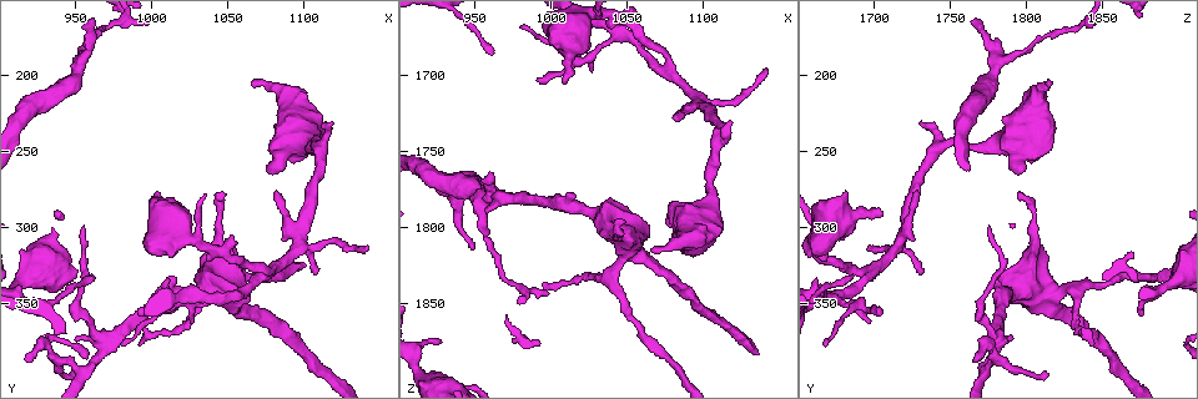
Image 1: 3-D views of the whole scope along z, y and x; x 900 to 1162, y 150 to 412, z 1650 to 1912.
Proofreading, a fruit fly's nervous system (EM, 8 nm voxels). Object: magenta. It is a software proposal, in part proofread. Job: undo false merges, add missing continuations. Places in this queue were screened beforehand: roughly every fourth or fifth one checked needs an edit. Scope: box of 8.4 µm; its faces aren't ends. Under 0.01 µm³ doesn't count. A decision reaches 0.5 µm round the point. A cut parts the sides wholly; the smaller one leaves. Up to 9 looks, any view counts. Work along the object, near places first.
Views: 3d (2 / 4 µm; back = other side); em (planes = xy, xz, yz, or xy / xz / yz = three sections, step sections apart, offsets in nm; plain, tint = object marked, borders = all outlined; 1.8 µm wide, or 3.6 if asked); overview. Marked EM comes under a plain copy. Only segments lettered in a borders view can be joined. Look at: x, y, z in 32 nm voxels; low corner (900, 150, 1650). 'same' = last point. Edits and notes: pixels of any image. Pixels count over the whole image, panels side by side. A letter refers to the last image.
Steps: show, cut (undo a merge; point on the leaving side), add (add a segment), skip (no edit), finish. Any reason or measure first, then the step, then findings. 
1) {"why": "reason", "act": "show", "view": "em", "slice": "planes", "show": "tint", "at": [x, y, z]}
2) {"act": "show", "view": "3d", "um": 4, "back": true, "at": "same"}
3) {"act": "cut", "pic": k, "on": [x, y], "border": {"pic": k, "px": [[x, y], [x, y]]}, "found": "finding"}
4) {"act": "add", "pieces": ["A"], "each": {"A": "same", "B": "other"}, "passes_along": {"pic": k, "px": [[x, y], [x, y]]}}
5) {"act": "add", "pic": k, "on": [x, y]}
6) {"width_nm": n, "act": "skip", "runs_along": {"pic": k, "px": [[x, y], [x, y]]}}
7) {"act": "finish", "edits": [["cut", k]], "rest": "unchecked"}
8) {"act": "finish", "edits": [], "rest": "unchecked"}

{"why": "an open end", "act": "show", "view": "3d", "um": 2, "at": [1064, 208, 1816]}

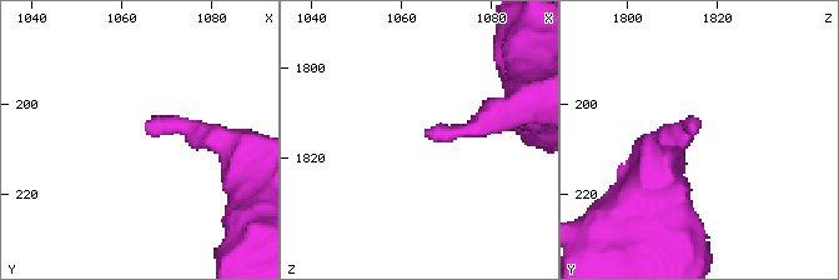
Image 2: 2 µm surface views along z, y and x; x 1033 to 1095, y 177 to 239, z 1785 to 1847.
{"act": "show", "view": "em", "slice": "yz", "step": 4, "show": "tint", "at": [1066, 207, 1815]}

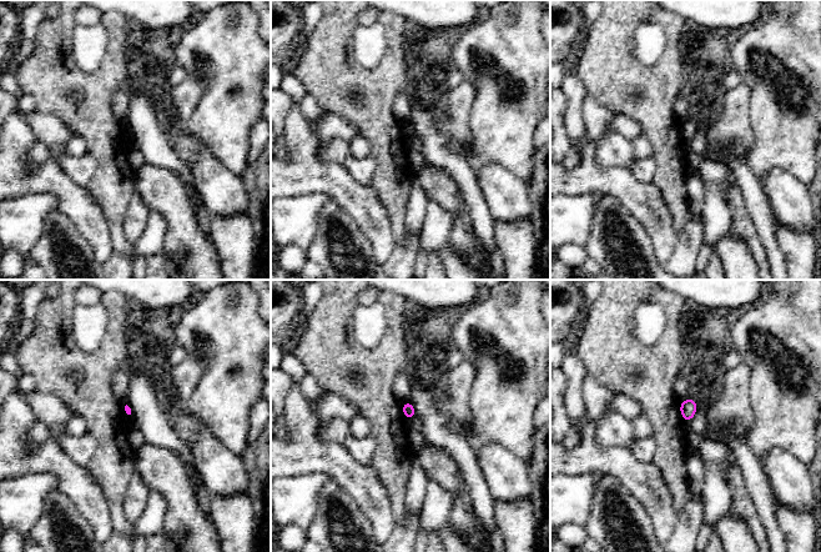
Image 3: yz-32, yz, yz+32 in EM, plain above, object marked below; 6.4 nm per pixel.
{"act": "show", "view": "em", "slice": "planes", "show": "borders", "at": "same"}

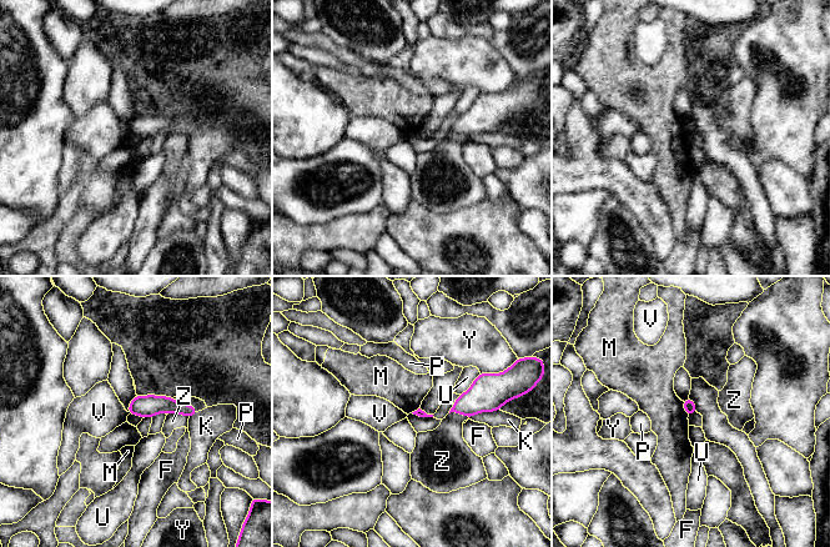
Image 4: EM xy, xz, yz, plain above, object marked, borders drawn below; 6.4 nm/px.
{"act": "skip", "each": {"F": "other", "K": "other", "M": "other", "P": "other", "U": "other", "V": "other", "Y": "other", "Z": "other"}, "border": {"pic": 4, "px": [[682, 401], [688, 416]]}, "found": "no lettered segment goes on from it"}

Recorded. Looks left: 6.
{"act": "show", "view": "3d", "um": 4, "at": [1120, 232, 1730]}

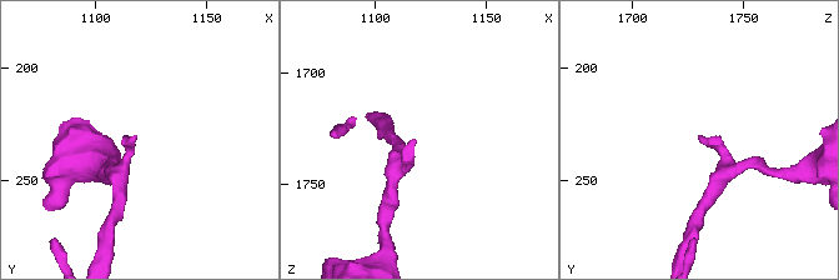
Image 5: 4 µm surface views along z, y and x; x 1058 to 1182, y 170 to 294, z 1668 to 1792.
{"act": "show", "view": "em", "slice": "planes", "show": "tint", "at": [1118, 231, 1729]}

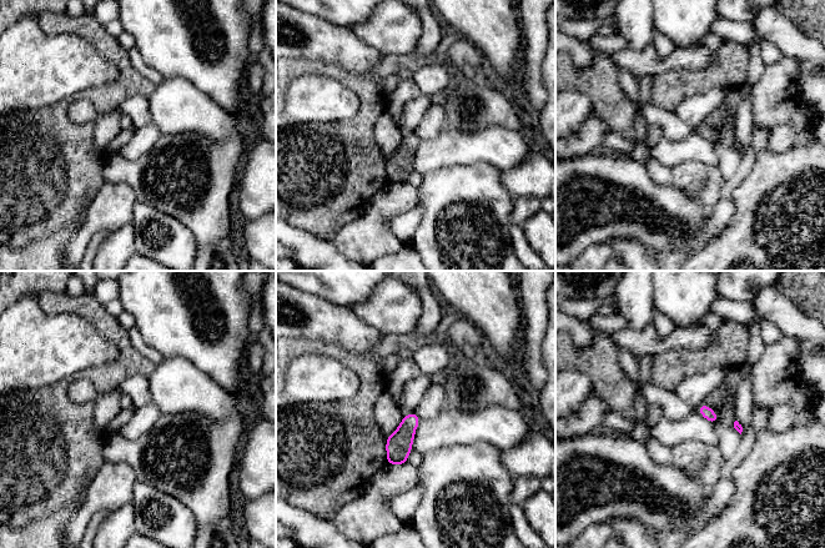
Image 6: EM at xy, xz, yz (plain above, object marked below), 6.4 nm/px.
{"act": "show", "view": "em", "slice": "planes", "show": "borders", "at": "same"}

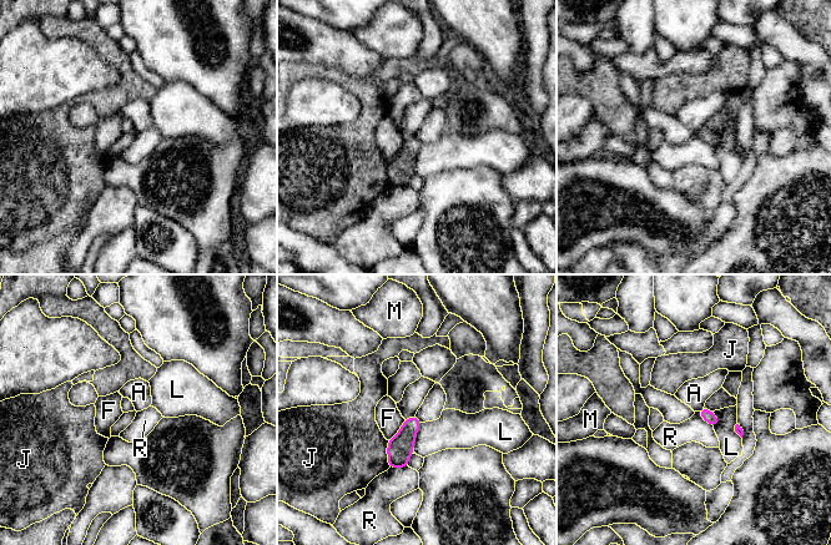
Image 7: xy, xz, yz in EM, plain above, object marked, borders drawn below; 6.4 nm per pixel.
{"act": "skip", "each": {"A": "other", "F": "other", "J": "other", "L": "other", "M": "other", "R": "other"}, "border": {"pic": 7, "px": [[698, 412], [713, 428]]}, "found": "none of them fits"}

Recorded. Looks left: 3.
{"why": "tapers out", "act": "show", "view": "3d", "um": 4, "at": [1108, 330, 1730]}

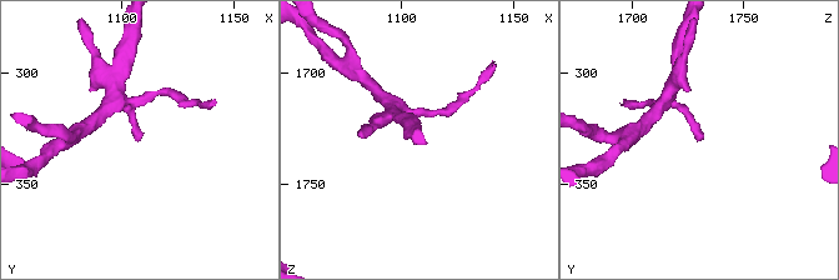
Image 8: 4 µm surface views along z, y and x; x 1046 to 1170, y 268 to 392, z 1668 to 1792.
{"why": "now the EM", "act": "show", "view": "em", "slice": "yz", "step": 8, "show": "borders", "at": [1107, 330, 1731]}

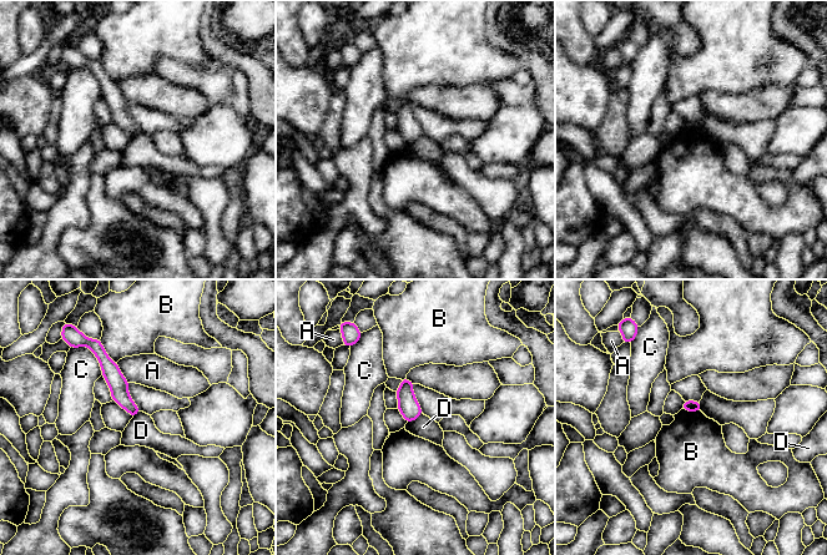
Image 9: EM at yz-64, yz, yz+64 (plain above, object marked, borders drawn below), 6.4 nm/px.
{"act": "skip", "each": {"A": "other", "B": "other", "C": "other", "D": "other"}, "border": {"pic": 9, "px": [[422, 413], [407, 423]]}, "found": "no lettered segment goes on from it"}

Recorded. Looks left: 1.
{"why": "branch stops here", "act": "show", "view": "em", "slice": "planes", "show": "borders", "at": [992, 356, 1700]}

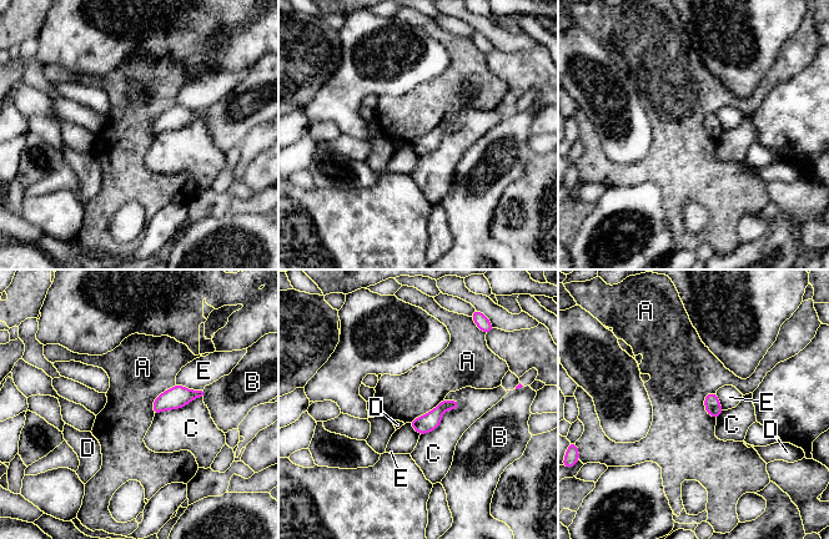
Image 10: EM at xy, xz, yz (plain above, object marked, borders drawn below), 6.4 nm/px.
{"width_nm": 110, "act": "skip", "each": {"A": "other", "B": "other", "C": "other", "D": "other", "E": "other"}, "border": {"pic": 10, "px": [[175, 383], [155, 398], [154, 414]]}, "found": "no lettered segment goes on from it"}

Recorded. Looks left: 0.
{"act": "finish", "edits": [], "rest": "unchecked"}

